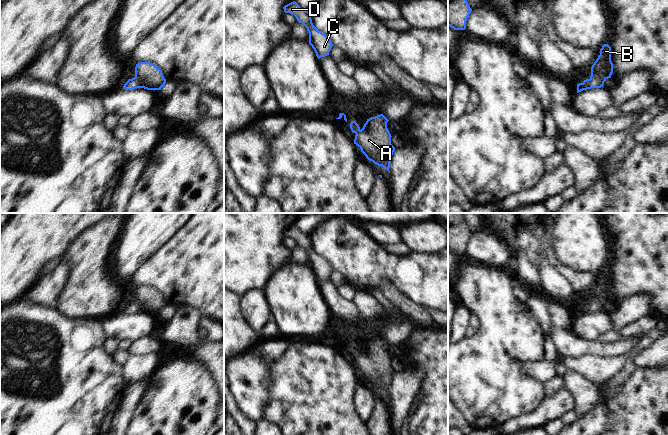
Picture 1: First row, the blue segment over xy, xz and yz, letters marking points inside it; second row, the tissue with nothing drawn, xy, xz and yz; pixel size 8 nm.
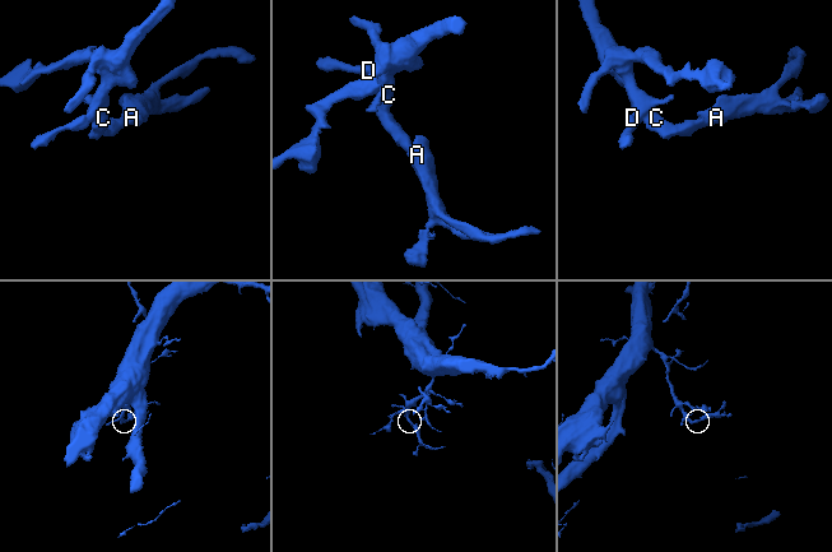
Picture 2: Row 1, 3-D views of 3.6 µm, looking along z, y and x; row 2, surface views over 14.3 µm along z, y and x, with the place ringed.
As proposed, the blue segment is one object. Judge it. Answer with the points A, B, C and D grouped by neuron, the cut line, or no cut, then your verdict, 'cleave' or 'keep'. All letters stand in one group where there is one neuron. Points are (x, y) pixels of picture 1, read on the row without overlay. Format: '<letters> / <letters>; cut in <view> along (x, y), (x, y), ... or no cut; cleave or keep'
A B C D; no cut; keep

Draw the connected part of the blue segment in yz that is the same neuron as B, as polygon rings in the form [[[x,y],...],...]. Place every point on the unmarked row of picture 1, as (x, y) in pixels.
[[[604,268],[600,273],[600,279],[591,291],[590,302],[577,308],[577,317],[591,312],[603,311],[604,306],[611,302],[612,297],[611,271],[608,268]]]

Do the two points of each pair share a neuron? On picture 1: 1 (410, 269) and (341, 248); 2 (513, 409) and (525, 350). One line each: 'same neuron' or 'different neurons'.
1: same neuron
2: same neuron

